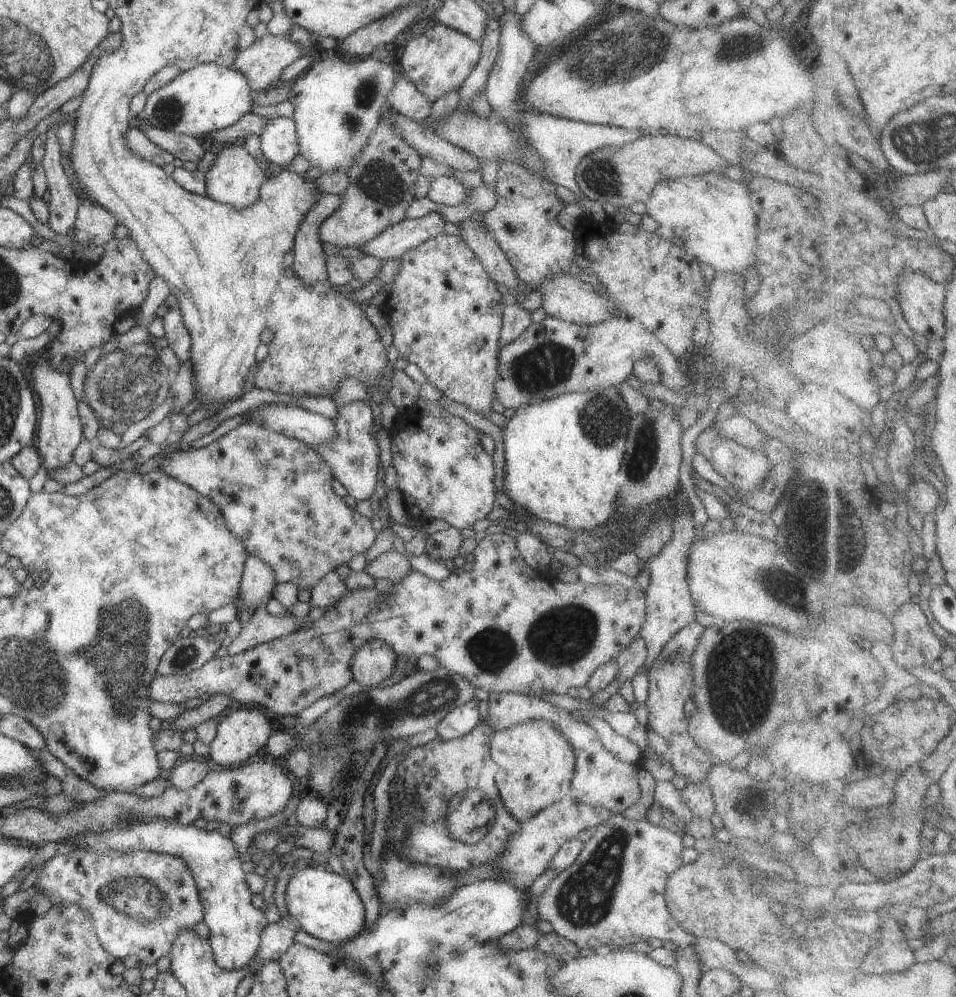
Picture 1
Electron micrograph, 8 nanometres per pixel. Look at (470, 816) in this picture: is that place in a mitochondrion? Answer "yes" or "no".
yes

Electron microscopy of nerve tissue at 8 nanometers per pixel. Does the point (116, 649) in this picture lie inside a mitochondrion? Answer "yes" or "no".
yes

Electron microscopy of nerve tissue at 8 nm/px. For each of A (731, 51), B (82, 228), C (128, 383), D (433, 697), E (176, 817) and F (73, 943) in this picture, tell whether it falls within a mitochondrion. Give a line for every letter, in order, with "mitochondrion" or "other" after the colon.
A: mitochondrion
B: other
C: mitochondrion
D: mitochondrion
E: other
F: other

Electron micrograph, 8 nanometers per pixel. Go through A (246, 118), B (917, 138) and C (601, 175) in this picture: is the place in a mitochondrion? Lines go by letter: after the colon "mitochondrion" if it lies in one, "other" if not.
A: other
B: mitochondrion
C: mitochondrion

